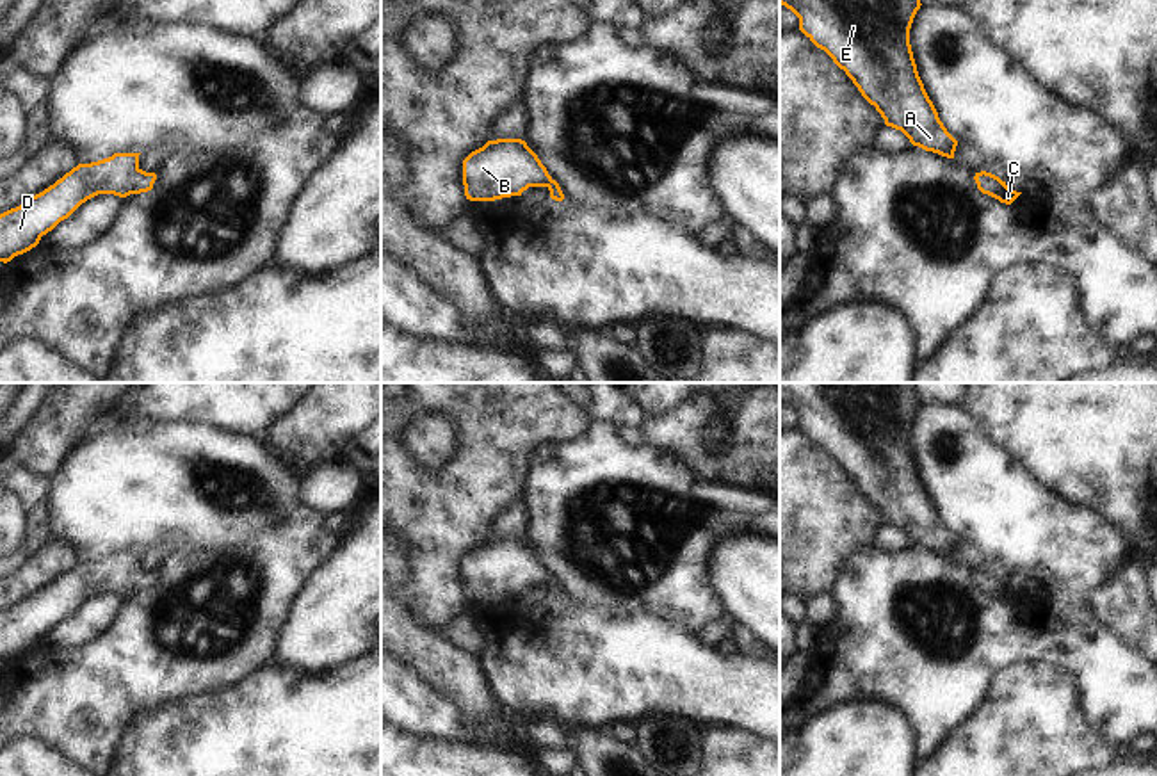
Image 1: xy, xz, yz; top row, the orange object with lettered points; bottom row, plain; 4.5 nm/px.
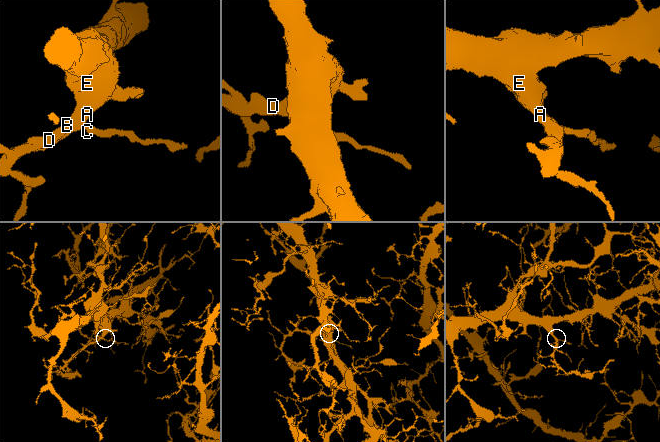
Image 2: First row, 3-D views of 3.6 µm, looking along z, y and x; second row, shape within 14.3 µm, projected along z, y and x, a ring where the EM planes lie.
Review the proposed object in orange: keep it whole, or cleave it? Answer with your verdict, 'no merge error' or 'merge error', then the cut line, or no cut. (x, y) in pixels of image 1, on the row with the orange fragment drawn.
no merge error | no cut

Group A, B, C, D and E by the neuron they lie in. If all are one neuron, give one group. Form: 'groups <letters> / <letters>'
groups A B C D E

